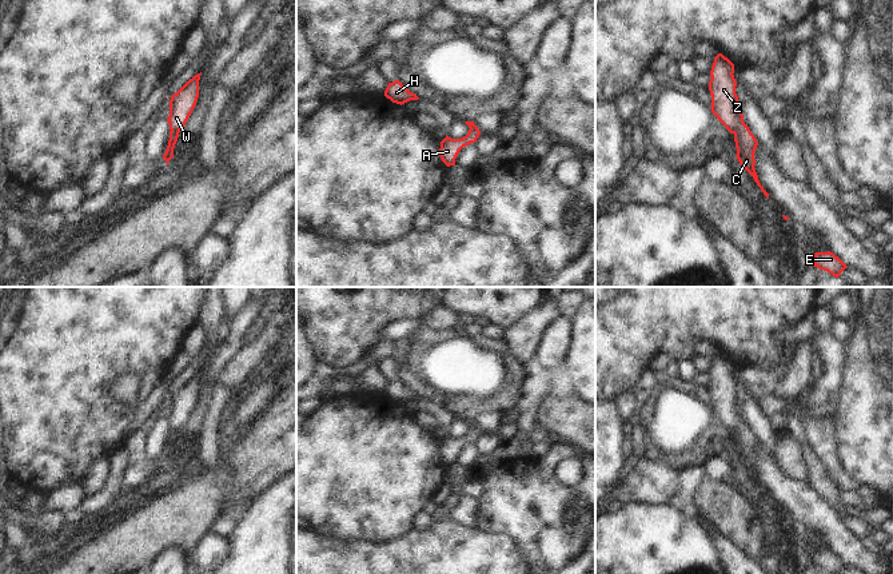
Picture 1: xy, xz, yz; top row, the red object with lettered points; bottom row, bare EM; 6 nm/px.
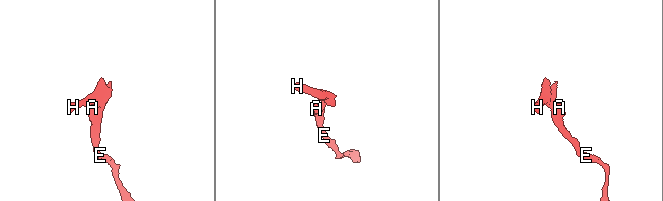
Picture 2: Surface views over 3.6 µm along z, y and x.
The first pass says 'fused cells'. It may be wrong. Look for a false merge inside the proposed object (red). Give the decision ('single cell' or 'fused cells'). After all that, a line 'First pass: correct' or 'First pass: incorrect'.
single cell
First pass: incorrect

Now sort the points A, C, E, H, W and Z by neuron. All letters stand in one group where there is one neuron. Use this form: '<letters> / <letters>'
A C E H W Z

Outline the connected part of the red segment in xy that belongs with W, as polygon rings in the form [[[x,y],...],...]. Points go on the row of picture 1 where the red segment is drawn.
[[[200,73],[190,79],[170,100],[170,140],[163,159],[168,162],[174,158],[174,148],[179,137],[180,129],[186,125],[190,115],[192,113],[199,97],[199,80]]]

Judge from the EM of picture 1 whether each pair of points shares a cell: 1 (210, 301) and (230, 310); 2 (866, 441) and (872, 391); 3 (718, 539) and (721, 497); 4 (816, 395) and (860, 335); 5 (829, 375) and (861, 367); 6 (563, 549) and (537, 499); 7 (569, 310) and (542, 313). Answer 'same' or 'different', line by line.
1: different
2: same
3: different
4: different
5: different
6: same
7: different

